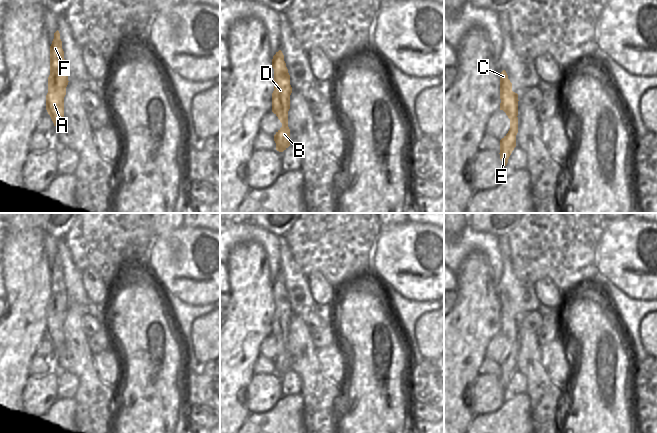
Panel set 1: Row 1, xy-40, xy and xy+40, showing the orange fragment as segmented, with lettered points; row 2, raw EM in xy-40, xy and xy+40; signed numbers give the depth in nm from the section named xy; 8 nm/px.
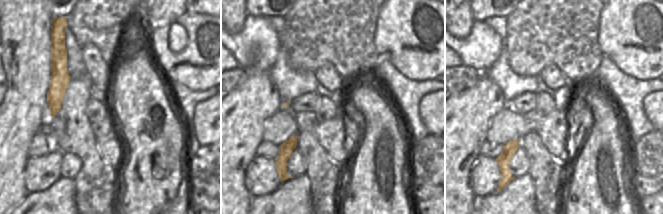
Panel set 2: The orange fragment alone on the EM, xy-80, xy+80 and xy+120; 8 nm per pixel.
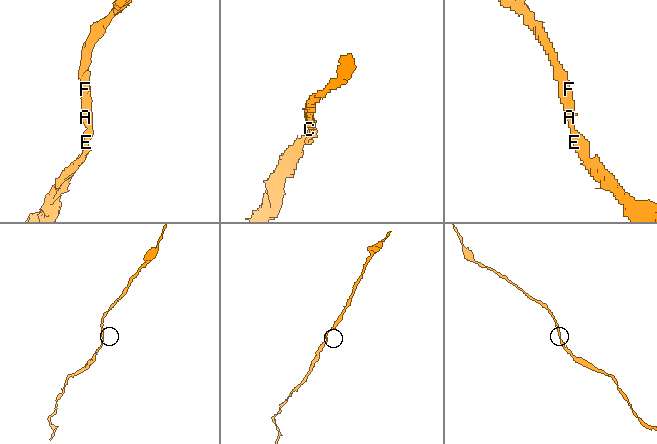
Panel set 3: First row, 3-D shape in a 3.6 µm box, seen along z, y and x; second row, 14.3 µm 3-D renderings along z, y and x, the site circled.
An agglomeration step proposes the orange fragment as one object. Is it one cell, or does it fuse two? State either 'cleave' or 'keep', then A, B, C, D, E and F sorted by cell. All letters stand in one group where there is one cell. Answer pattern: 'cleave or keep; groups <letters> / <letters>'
keep; groups A B C D E F

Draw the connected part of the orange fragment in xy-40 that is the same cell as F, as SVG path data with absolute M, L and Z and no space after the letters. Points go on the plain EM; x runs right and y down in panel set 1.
M57 254L50 270L50 299L48 301L48 317L46 319L46 334L54 350L61 348L64 343L64 321L68 306L62 265Z

